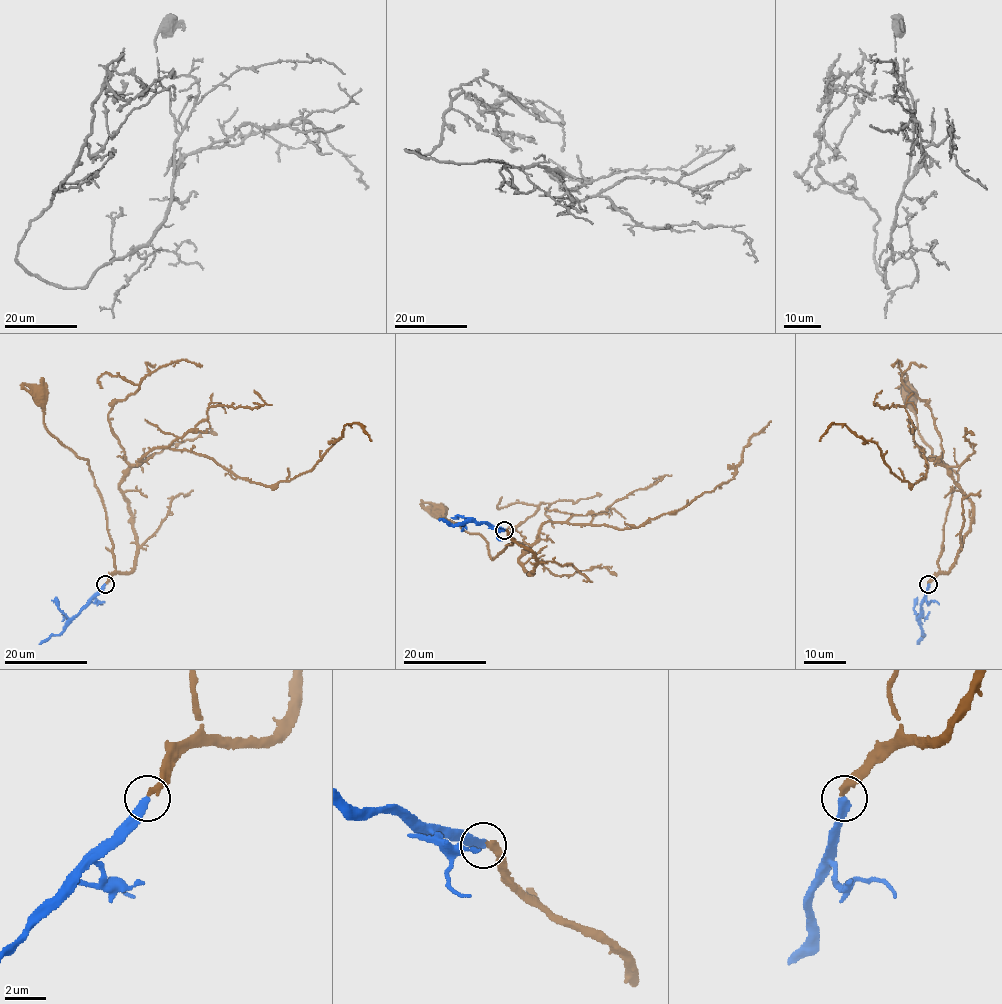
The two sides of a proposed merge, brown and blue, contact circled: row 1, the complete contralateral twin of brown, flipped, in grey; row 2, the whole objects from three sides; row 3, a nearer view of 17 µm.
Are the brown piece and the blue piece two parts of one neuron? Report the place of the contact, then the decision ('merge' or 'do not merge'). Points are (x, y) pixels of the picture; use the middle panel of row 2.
at (504, 530); do not merge

